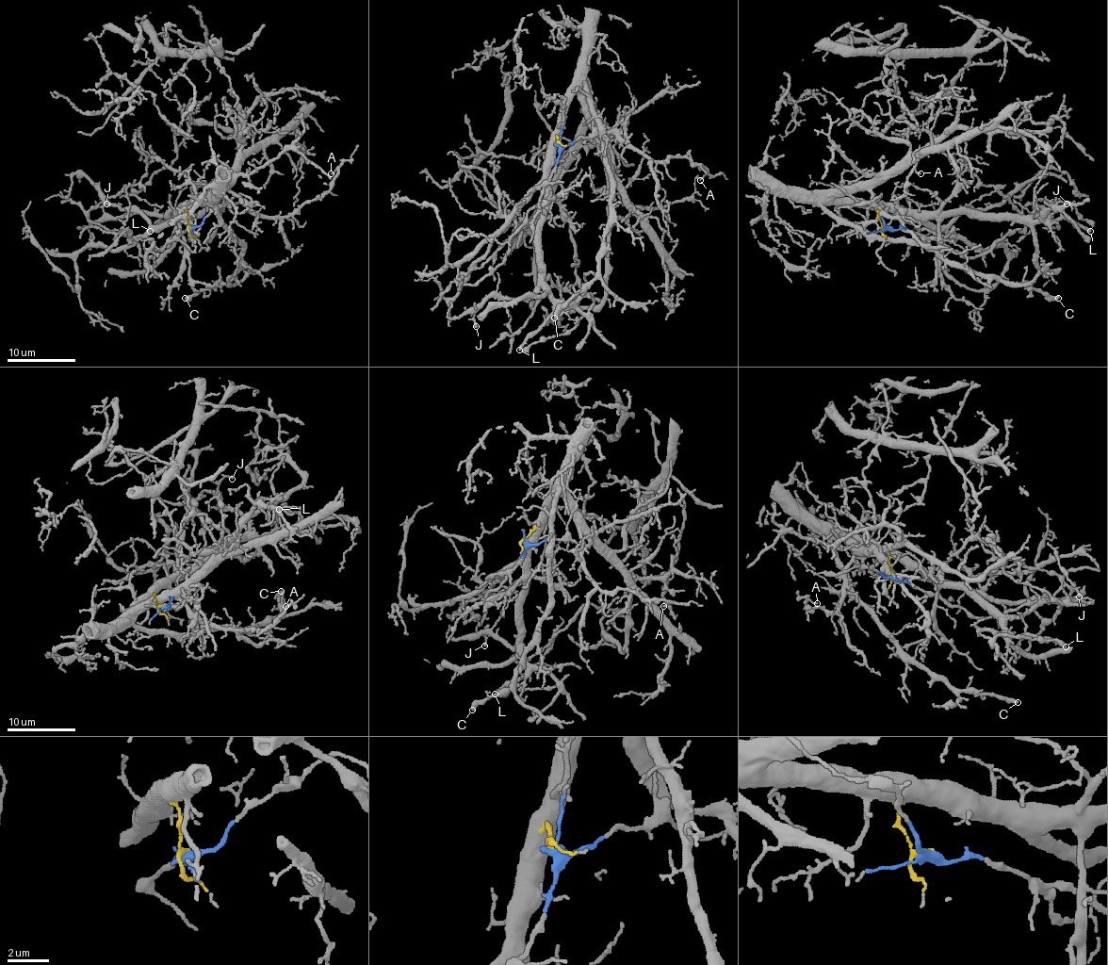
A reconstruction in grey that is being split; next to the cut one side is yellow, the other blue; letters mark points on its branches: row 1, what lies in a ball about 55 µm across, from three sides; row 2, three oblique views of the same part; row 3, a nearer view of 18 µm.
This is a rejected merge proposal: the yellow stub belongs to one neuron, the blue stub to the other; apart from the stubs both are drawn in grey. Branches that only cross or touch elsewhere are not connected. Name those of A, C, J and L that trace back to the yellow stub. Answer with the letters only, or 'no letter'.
A, C, J, L

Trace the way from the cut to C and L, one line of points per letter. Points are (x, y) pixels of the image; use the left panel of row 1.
C: (189, 226), (188, 209), (193, 204), (214, 205), (222, 222), (241, 243), (241, 266), (229, 281), (185, 299)
L: (189, 226), (185, 209), (171, 214), (183, 221), (168, 220), (150, 231)

